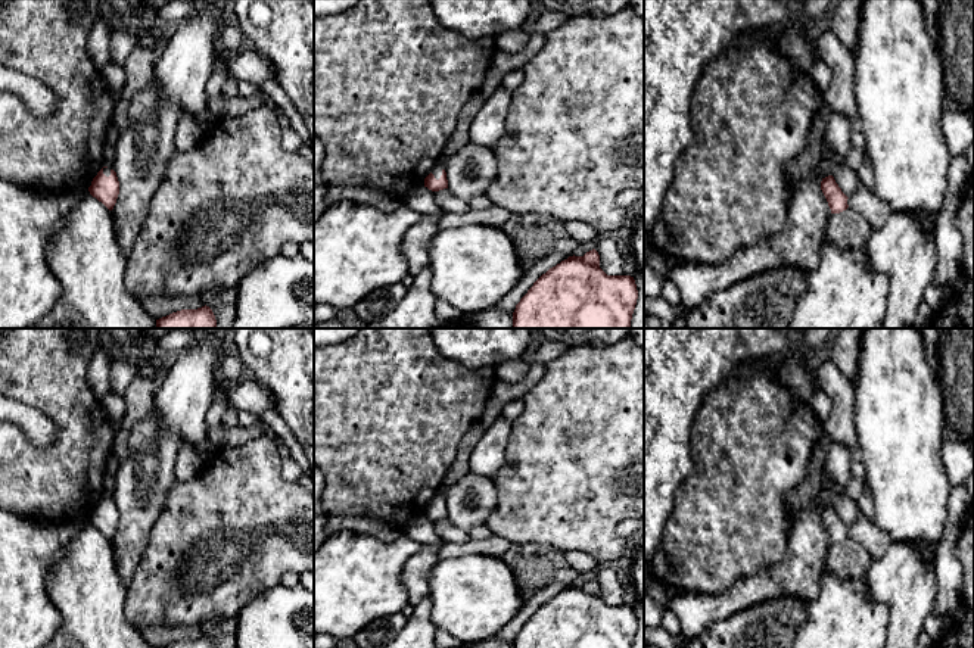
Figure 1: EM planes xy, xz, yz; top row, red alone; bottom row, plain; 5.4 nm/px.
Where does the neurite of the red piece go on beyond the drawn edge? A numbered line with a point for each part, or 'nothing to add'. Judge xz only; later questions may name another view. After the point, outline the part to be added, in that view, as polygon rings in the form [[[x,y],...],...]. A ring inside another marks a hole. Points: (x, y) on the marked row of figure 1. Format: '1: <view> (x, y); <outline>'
1: xz (459, 139); [[[479,90],[472,96],[472,99],[464,105],[461,113],[457,118],[457,127],[454,133],[451,134],[445,150],[442,156],[439,158],[438,163],[432,169],[432,174],[435,175],[436,180],[441,178],[442,171],[445,169],[446,159],[451,158],[454,153],[457,153],[460,149],[463,149],[469,141],[469,130],[470,125],[477,115],[477,112],[482,109],[485,105],[486,99]]]

